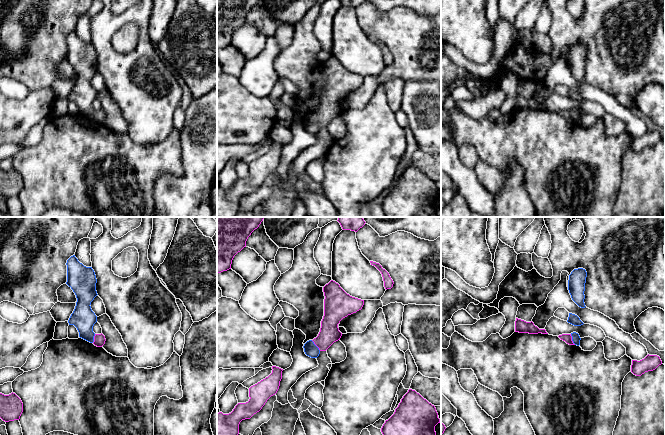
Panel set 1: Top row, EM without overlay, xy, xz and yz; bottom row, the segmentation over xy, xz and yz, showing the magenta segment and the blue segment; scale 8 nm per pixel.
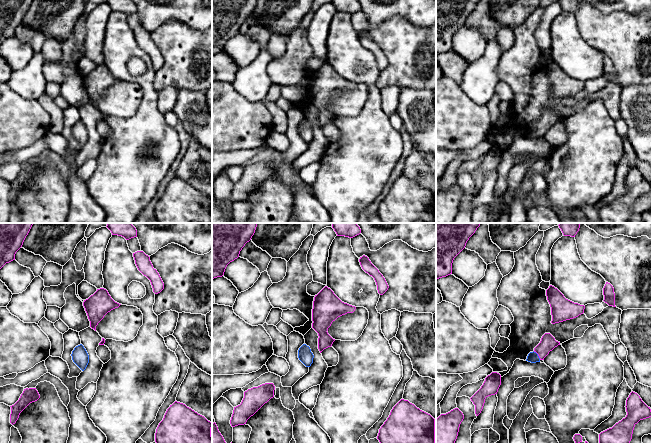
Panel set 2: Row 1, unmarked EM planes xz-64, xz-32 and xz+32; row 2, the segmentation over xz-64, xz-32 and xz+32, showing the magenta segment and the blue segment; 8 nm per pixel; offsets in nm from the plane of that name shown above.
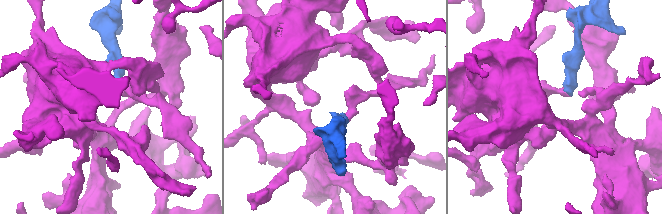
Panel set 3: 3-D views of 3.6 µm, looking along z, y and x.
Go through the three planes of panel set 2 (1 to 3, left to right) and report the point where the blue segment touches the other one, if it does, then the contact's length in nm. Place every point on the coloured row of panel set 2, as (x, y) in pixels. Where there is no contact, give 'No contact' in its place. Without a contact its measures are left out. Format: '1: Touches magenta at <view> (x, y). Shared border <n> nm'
1: No contact
2: No contact
3: Touches magenta at xz+32 (538, 355). Shared border 90 nm

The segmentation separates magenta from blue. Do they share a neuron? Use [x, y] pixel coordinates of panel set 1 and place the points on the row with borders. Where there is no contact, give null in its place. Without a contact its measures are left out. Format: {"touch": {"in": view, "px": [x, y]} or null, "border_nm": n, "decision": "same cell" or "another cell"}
{"touch": {"in": "xz", "px": [315, 344]}, "border_nm": 120, "decision": "same cell"}

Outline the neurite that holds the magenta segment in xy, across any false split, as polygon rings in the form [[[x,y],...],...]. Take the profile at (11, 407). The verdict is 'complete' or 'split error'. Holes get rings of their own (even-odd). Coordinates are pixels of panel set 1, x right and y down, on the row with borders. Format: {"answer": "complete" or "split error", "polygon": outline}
{"answer": "complete", "polygon": [[[0,393],[0,418],[5,421],[19,420],[23,412],[23,403],[15,394],[4,395]]]}

